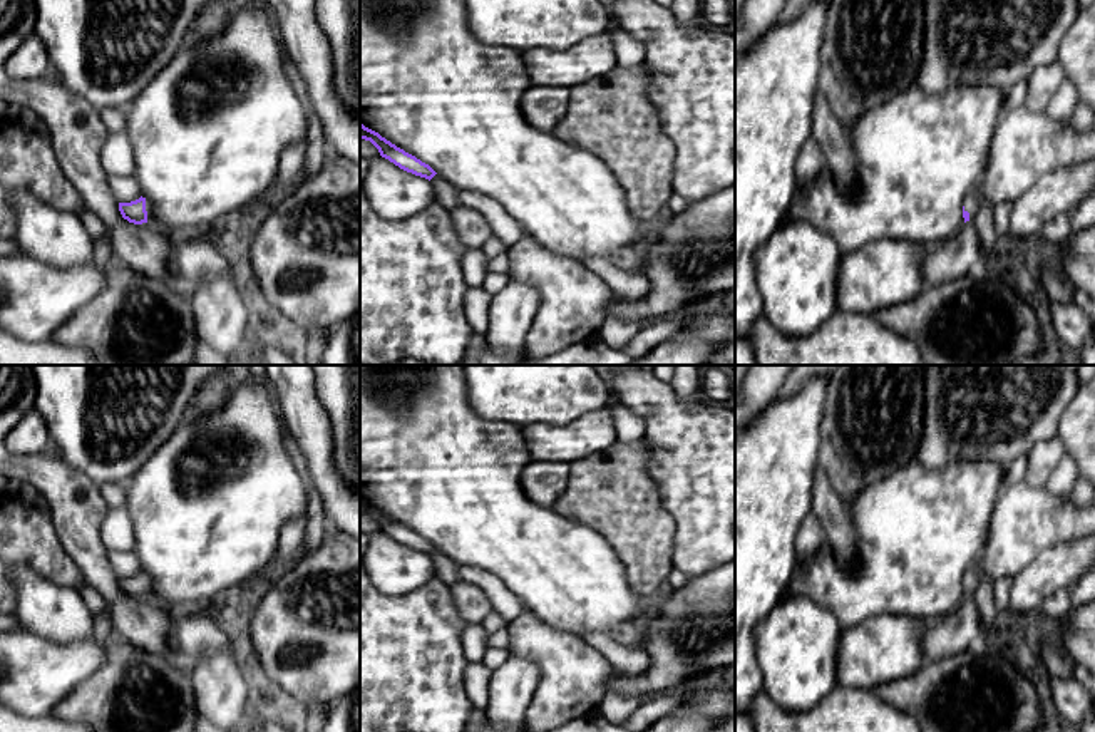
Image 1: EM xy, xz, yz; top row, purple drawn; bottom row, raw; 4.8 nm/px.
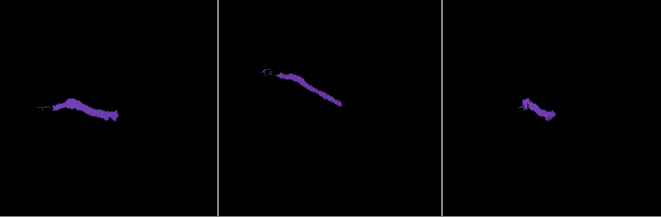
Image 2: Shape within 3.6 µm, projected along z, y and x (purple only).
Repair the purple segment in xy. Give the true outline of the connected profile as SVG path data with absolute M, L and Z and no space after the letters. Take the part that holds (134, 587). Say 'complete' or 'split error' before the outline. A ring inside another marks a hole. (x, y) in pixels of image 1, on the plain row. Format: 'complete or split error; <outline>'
split error; M142 571L131 578L119 578L119 586L124 595L134 600L142 600L152 595L152 578Z

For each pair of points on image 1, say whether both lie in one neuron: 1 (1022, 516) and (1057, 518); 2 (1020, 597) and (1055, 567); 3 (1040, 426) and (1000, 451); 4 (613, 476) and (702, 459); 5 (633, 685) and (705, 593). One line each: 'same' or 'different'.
1: same
2: same
3: same
4: different
5: same

